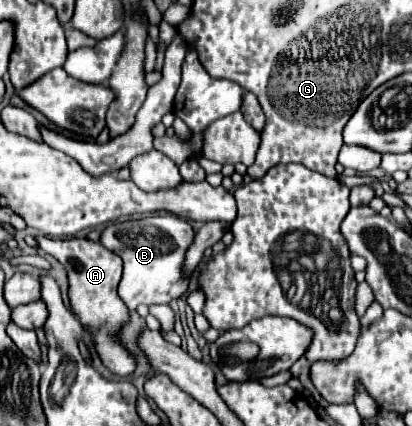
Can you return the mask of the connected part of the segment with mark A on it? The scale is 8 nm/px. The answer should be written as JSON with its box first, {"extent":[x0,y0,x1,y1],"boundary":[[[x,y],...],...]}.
{"extent":[36,235,136,377],"boundary":[[[46,235],[36,237],[40,243],[40,249],[56,257],[66,273],[68,273],[68,299],[70,309],[76,315],[76,319],[82,323],[84,331],[92,335],[94,349],[104,363],[106,369],[110,369],[114,375],[126,377],[136,371],[136,357],[128,353],[122,343],[118,343],[118,335],[122,327],[130,321],[130,311],[122,303],[122,299],[116,293],[116,287],[122,277],[122,259],[102,247],[100,243],[92,243],[84,237],[68,237],[68,239],[52,239]]]}

